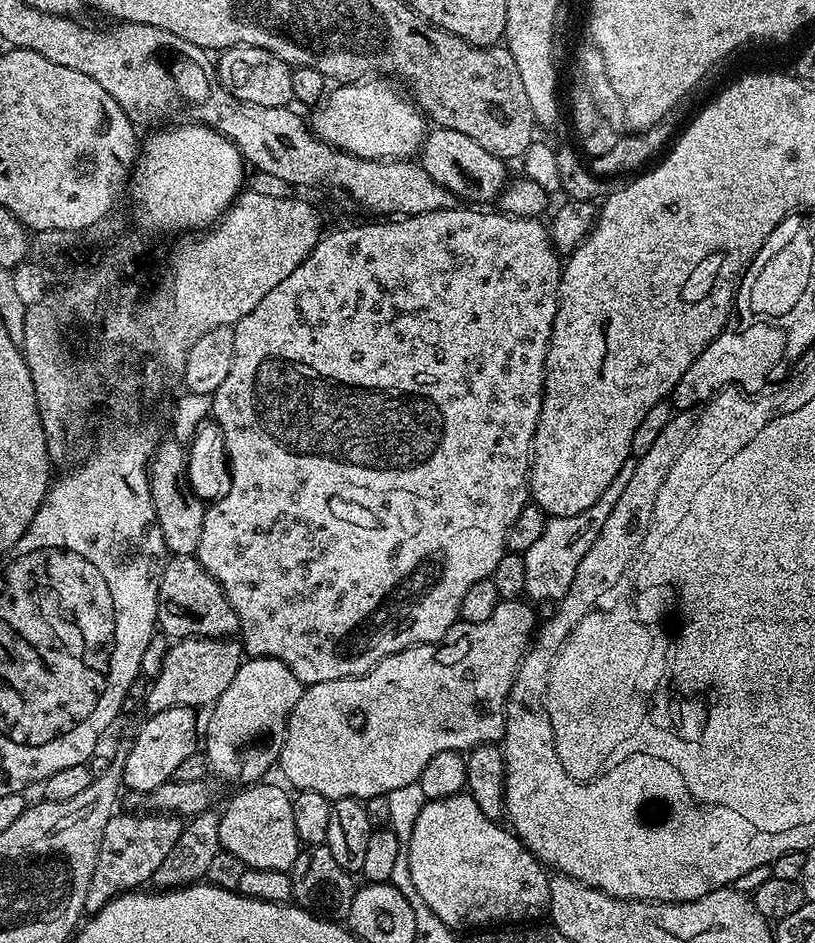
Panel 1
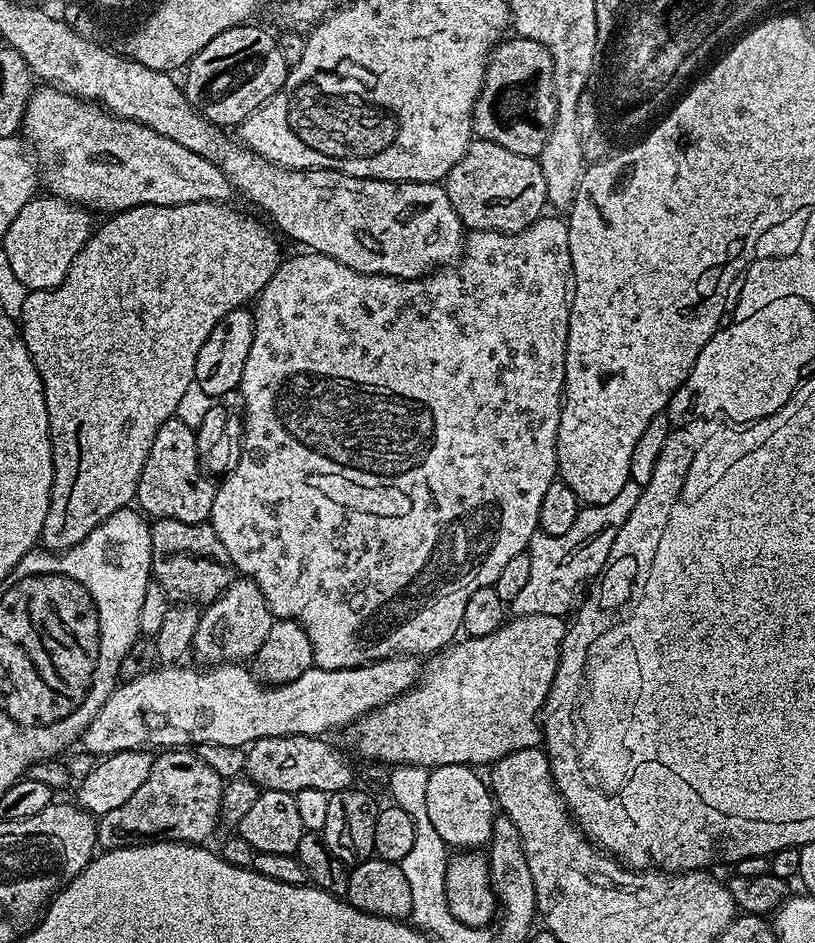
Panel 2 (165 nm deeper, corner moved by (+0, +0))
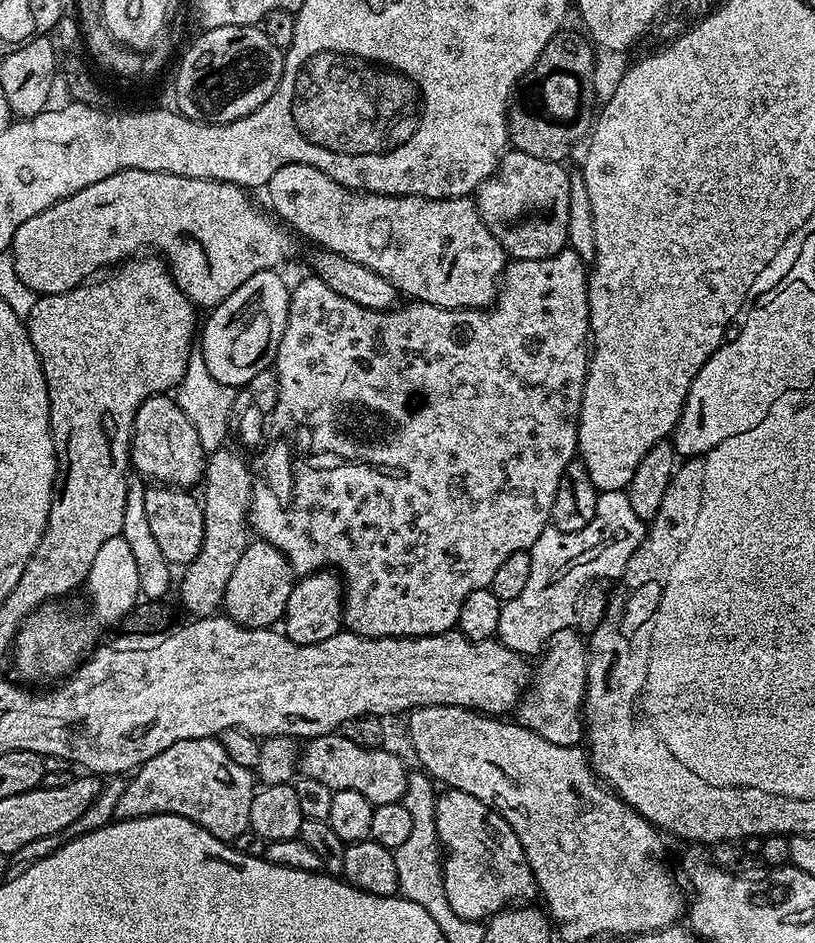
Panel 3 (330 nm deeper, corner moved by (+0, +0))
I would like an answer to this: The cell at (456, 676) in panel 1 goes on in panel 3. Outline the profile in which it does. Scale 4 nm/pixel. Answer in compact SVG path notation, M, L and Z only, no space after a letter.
M575 627L558 630L558 634L548 639L546 651L539 657L540 665L537 668L535 665L531 673L530 687L514 709L515 723L538 733L546 742L554 742L554 746L577 746L586 736L584 691L588 685L588 646L585 637L580 637L576 631Z

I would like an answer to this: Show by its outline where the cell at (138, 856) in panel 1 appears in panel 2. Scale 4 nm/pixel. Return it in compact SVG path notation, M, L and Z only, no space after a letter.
M164 750L153 759L152 773L127 802L99 817L96 843L101 849L133 848L153 840L178 840L203 845L220 824L220 803L225 781L192 750Z

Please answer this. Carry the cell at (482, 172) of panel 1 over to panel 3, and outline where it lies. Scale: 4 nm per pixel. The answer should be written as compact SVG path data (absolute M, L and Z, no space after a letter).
M508 150L500 157L494 174L476 189L474 199L482 222L512 260L550 258L568 247L572 181L564 167L555 160Z

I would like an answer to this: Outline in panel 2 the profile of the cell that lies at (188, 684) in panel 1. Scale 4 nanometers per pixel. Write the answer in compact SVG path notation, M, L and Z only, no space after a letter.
M247 578L233 579L230 587L201 611L191 653L204 666L249 661L265 642L273 619L272 611L268 609L268 603L262 598L256 583Z

